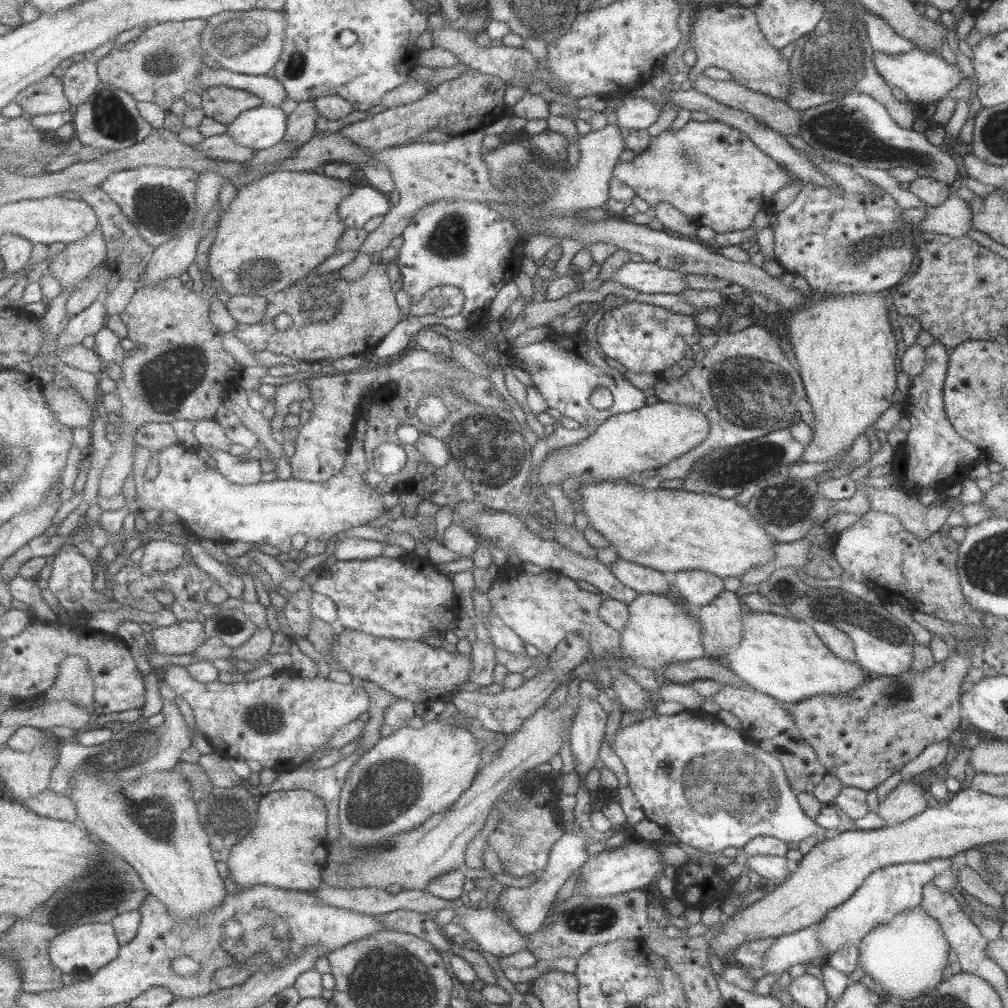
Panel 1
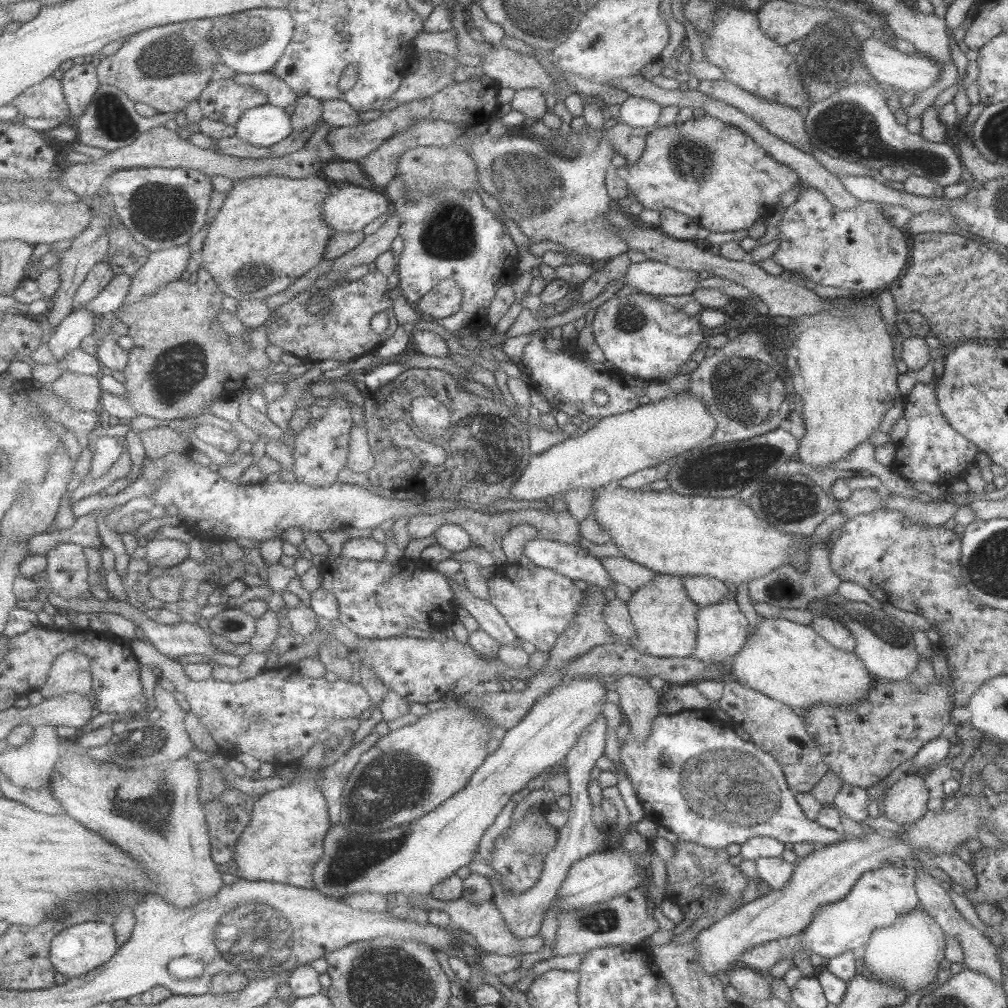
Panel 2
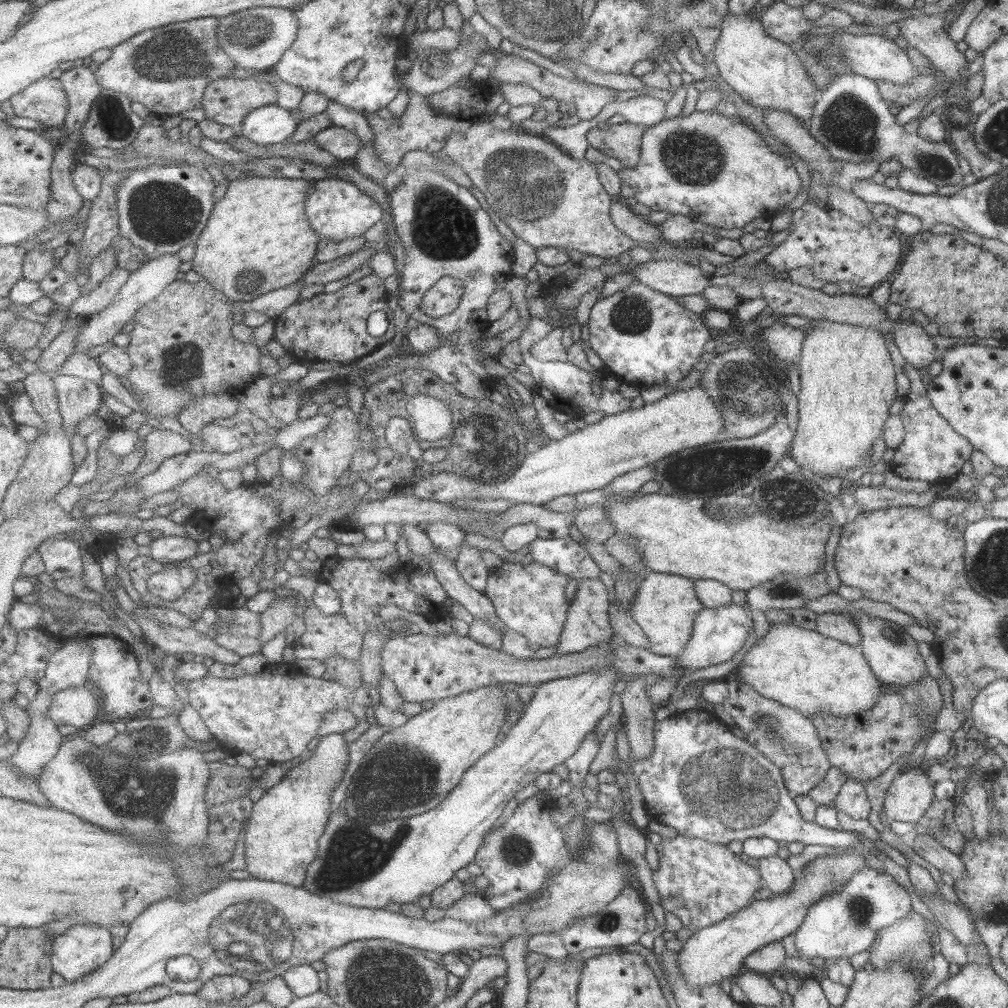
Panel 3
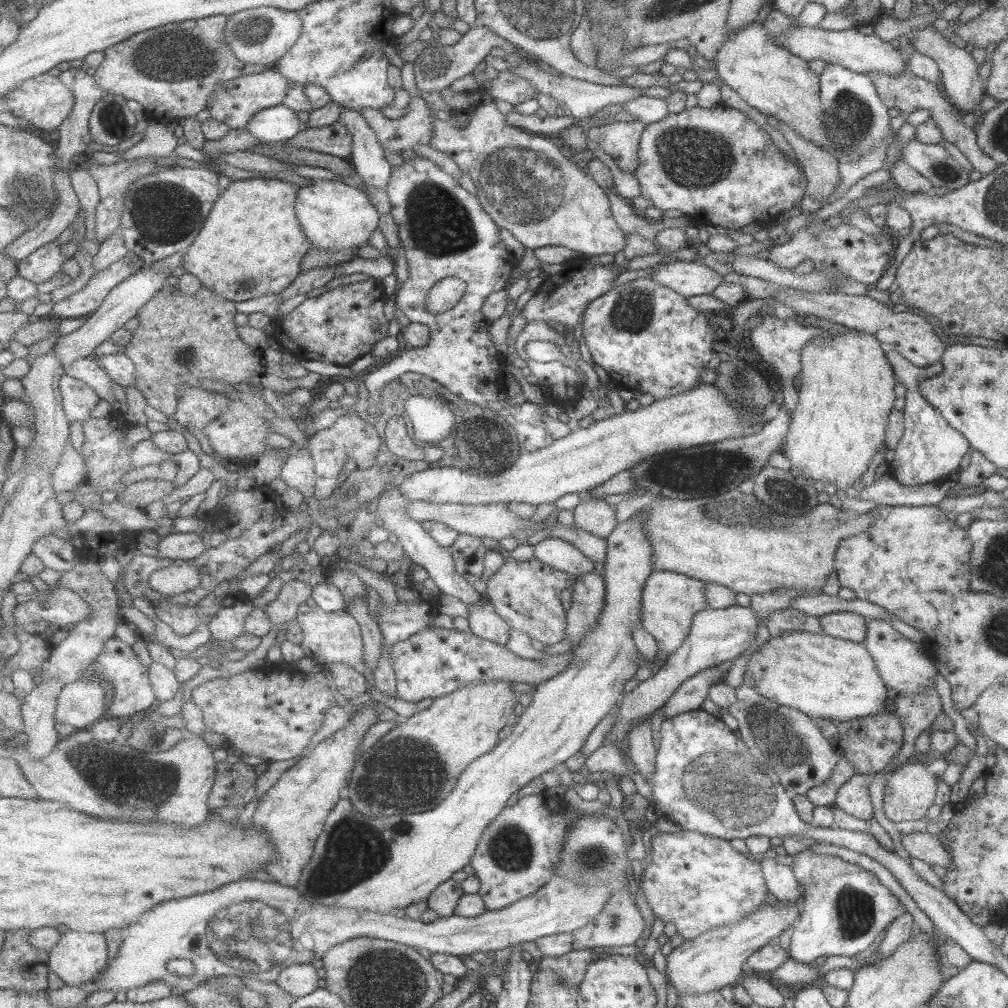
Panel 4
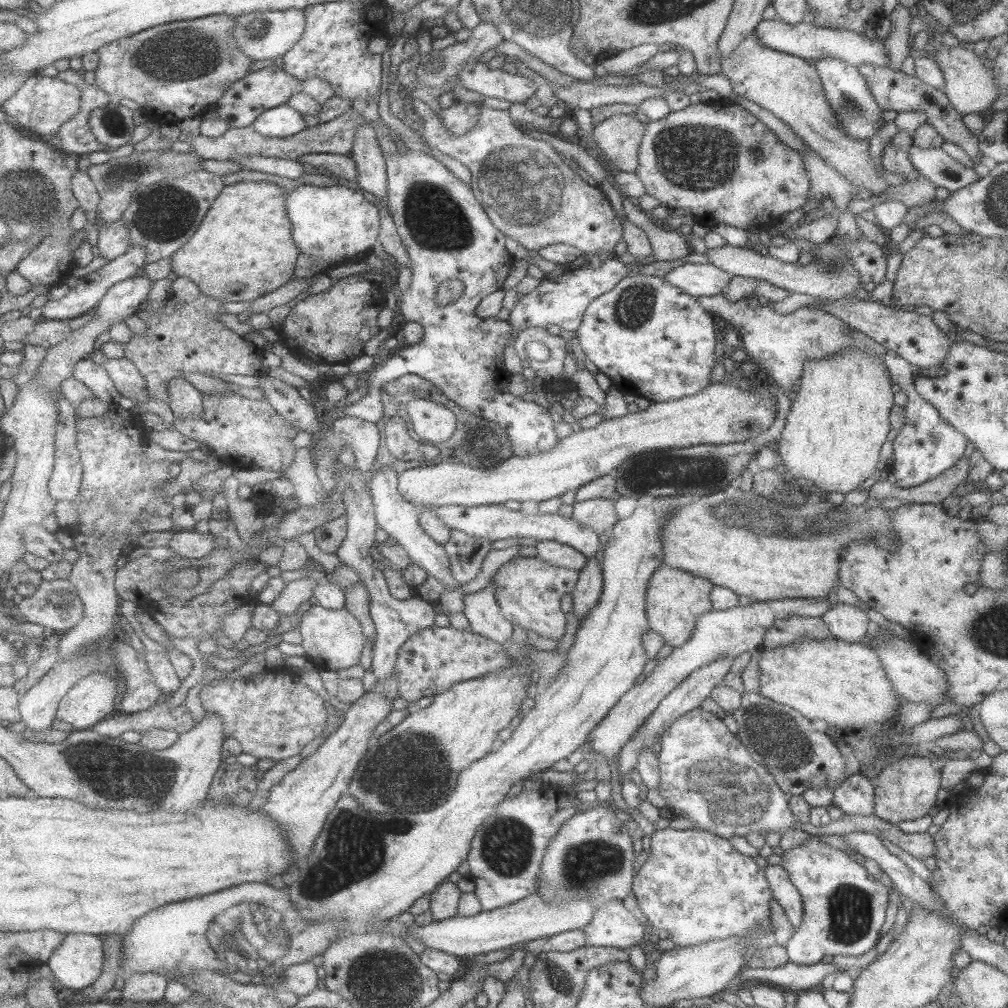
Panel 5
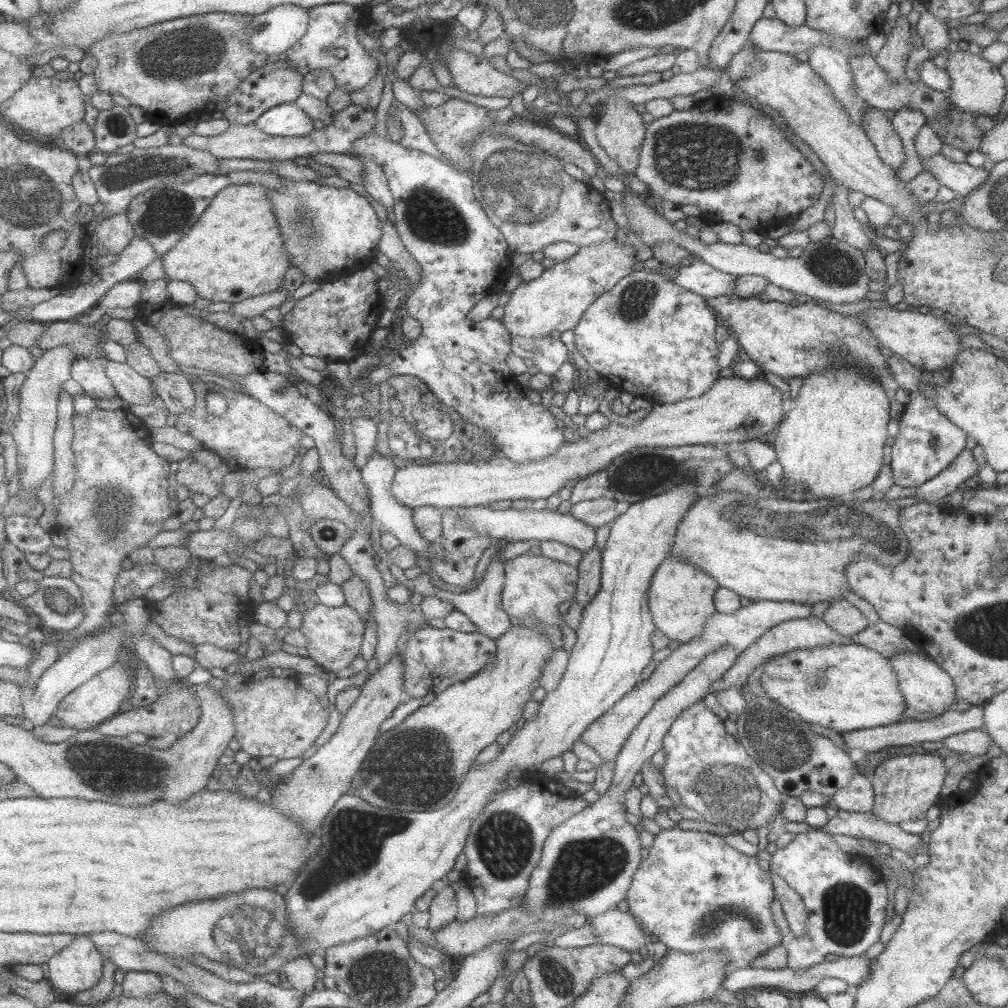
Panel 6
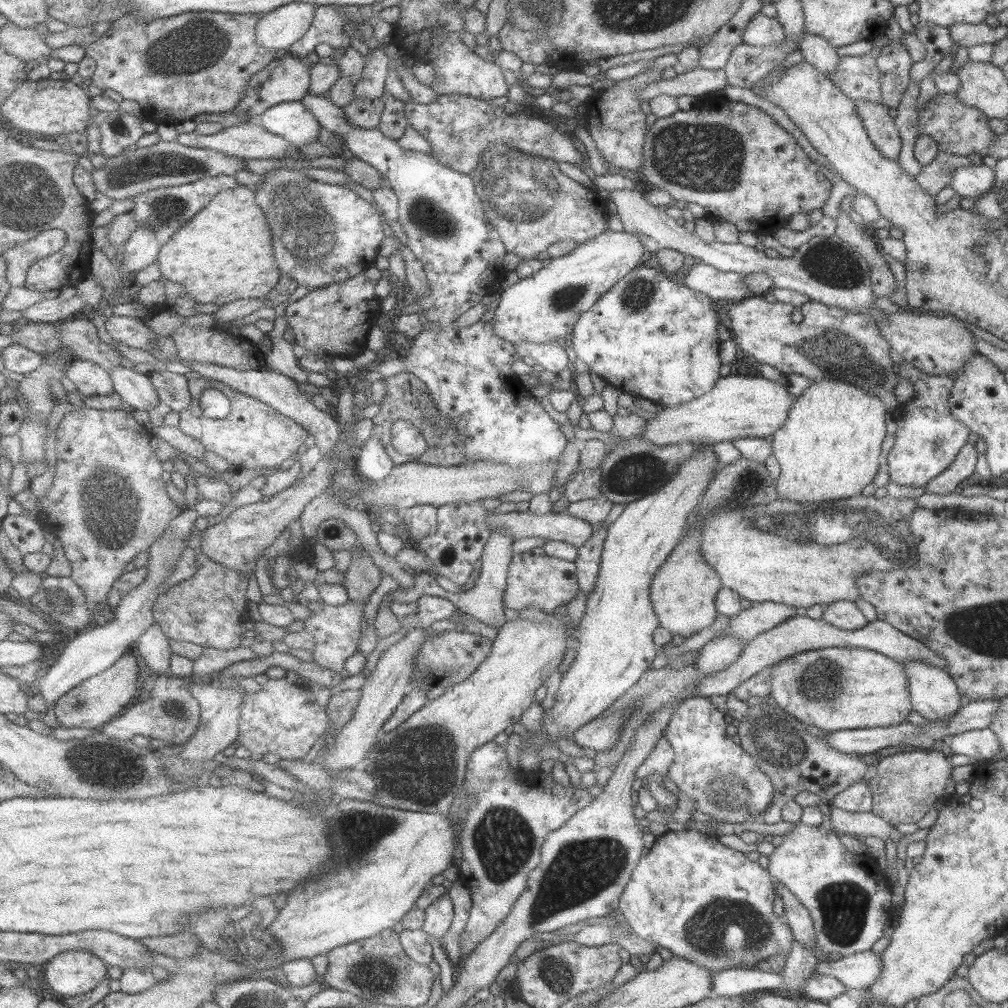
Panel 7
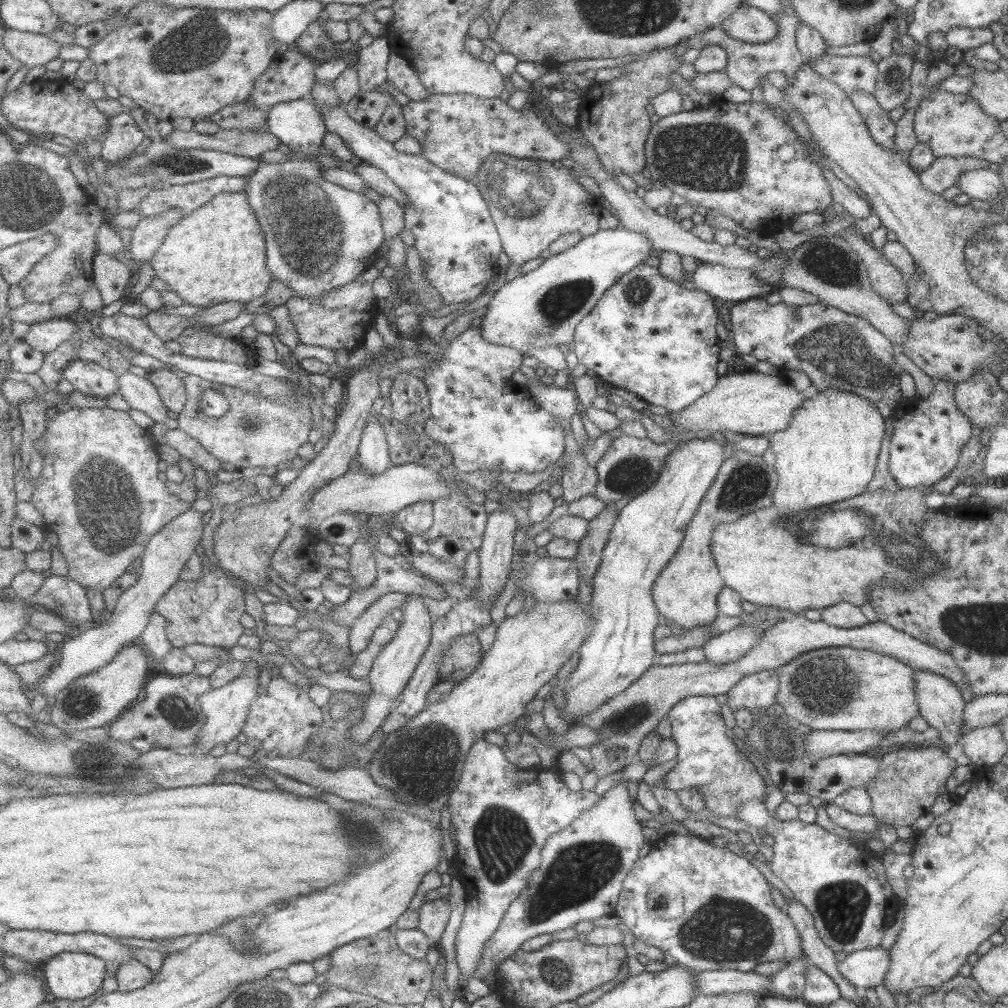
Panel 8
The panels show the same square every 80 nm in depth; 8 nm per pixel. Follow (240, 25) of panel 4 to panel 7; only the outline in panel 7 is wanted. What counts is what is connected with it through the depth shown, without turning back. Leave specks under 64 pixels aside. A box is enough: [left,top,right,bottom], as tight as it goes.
[255,2,317,52]

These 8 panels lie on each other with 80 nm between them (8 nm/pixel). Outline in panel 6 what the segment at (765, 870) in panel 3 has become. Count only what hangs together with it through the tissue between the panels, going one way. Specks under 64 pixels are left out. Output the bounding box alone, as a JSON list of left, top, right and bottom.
[770,872,807,938]

